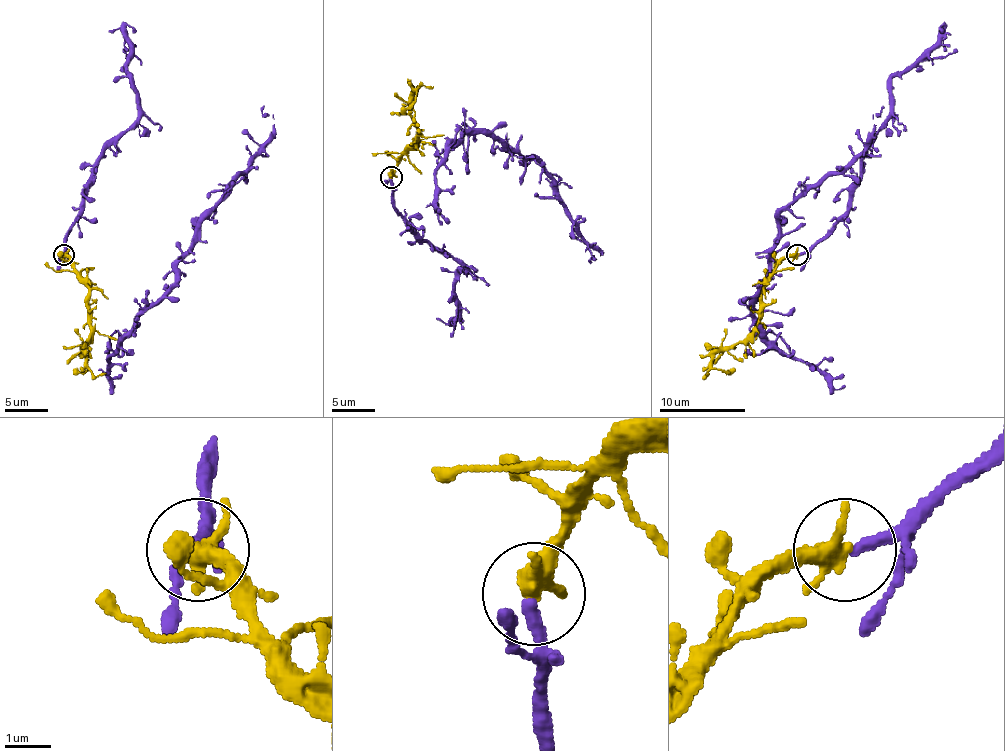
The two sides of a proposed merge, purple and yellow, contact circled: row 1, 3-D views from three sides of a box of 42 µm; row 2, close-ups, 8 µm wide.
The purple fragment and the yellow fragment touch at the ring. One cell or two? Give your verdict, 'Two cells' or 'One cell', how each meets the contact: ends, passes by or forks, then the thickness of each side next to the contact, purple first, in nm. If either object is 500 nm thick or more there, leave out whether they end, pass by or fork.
One cell. At the ring purple ends. At the ring yellow passes by. Thickness 280 nm (purple) against 380 nm

